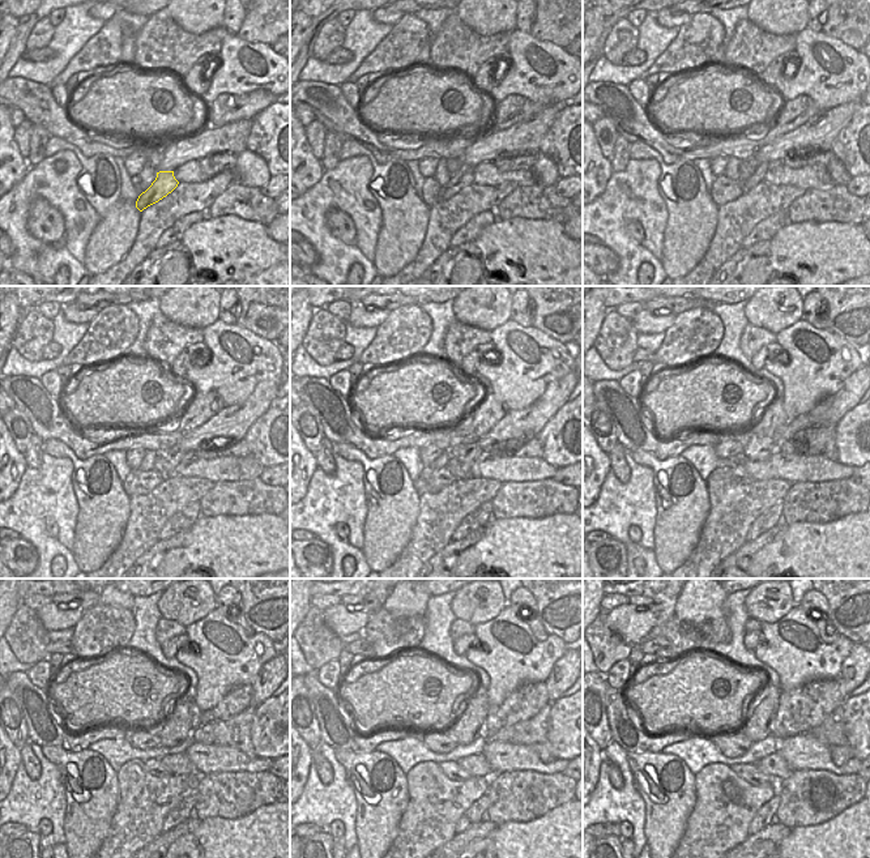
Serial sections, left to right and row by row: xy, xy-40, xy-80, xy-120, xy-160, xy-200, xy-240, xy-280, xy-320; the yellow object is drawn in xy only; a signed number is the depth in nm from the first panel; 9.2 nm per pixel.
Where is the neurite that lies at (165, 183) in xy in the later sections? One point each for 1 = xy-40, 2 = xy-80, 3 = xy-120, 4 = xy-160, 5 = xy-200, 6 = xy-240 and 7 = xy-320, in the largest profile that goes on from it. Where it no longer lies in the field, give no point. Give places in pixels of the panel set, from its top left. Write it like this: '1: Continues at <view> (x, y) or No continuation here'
1: Continues at xy-40 (464, 176)
2: Continues at xy-80 (757, 167)
3: Continues at xy-120 (174, 455)
4: Continues at xy-160 (467, 453)
5: Continues at xy-200 (757, 449)
6: Continues at xy-240 (183, 718)
7: Continues at xy-320 (757, 726)

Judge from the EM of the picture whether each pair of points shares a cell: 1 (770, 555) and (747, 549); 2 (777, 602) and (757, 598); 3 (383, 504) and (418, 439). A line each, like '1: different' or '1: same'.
1: different
2: same
3: different

